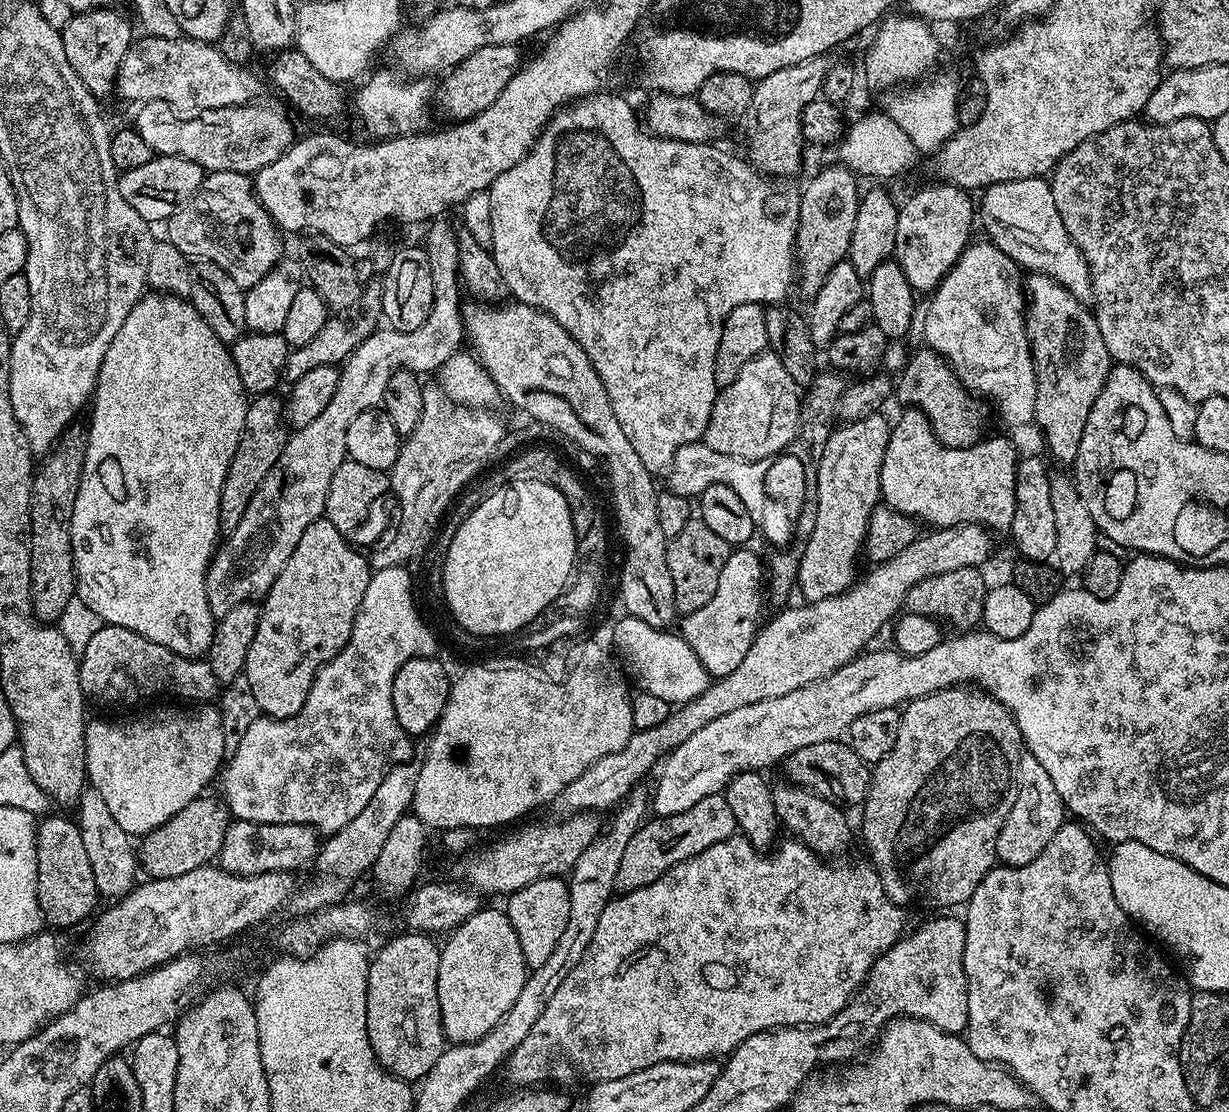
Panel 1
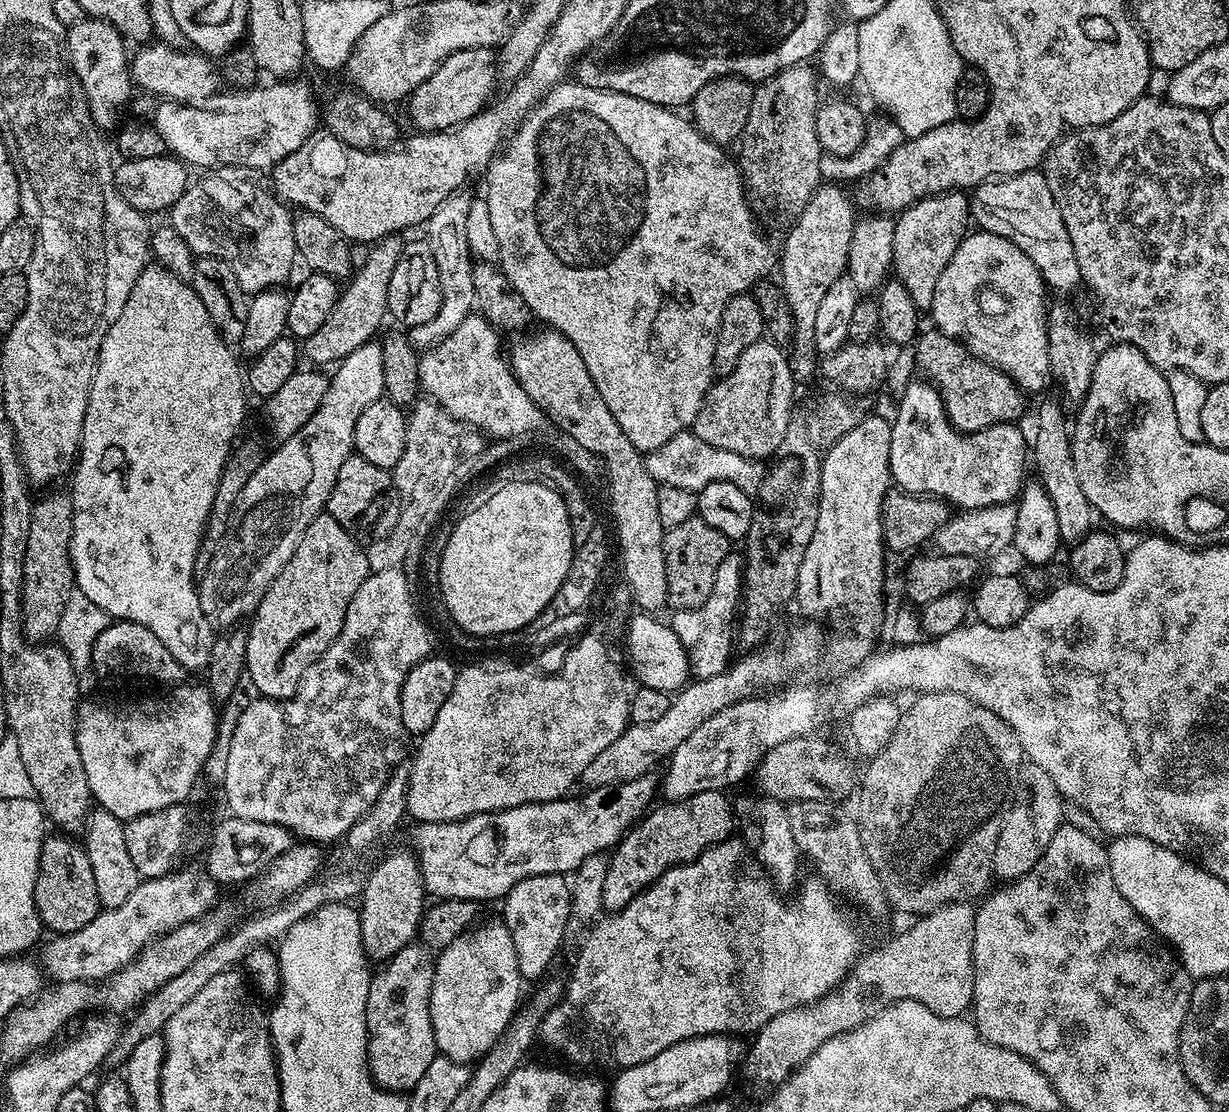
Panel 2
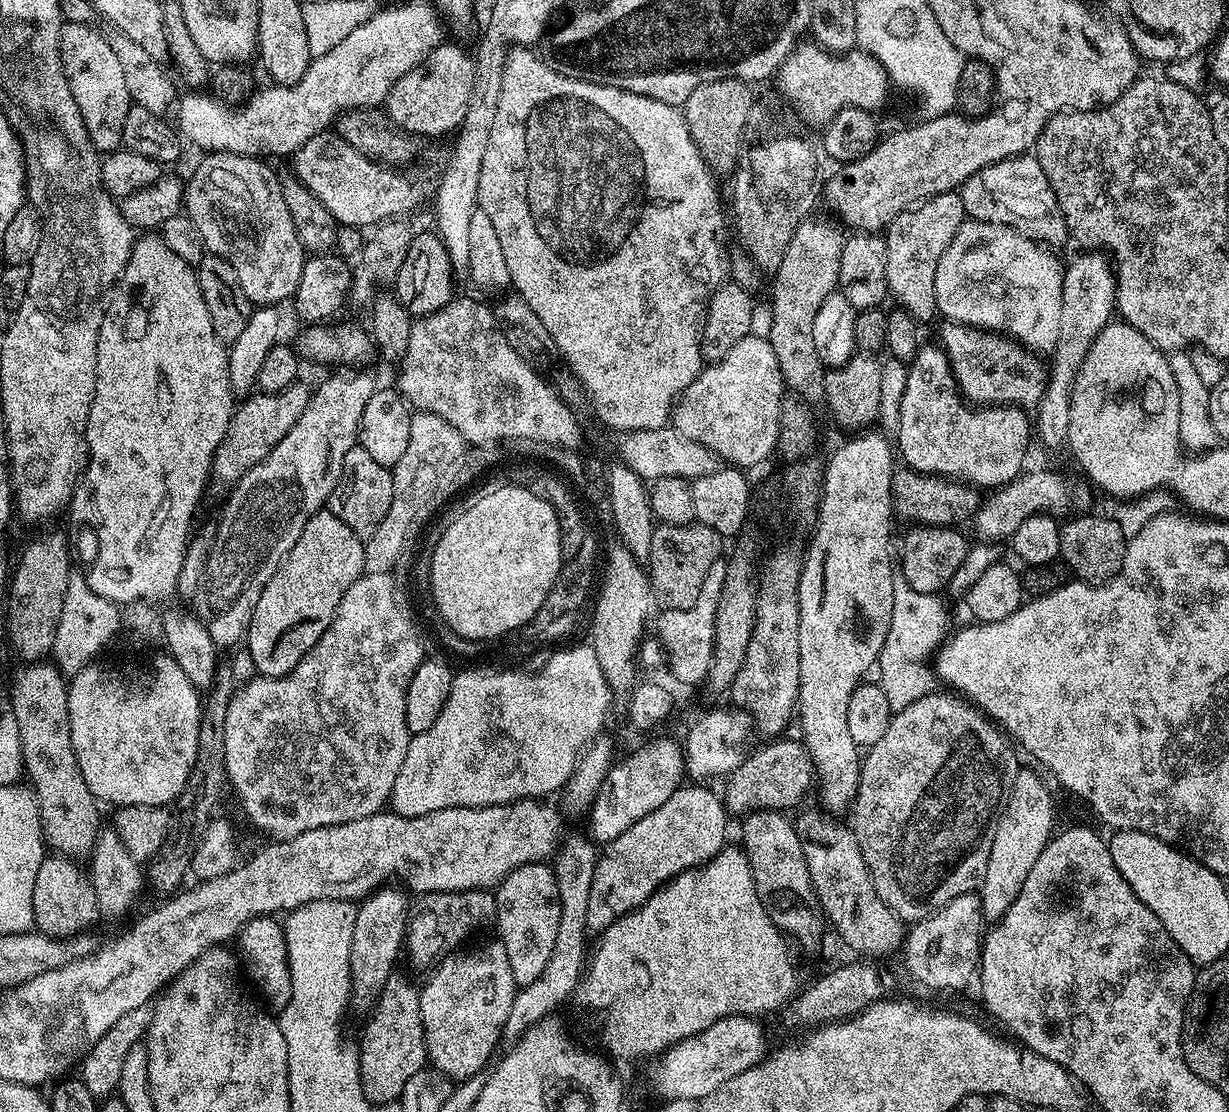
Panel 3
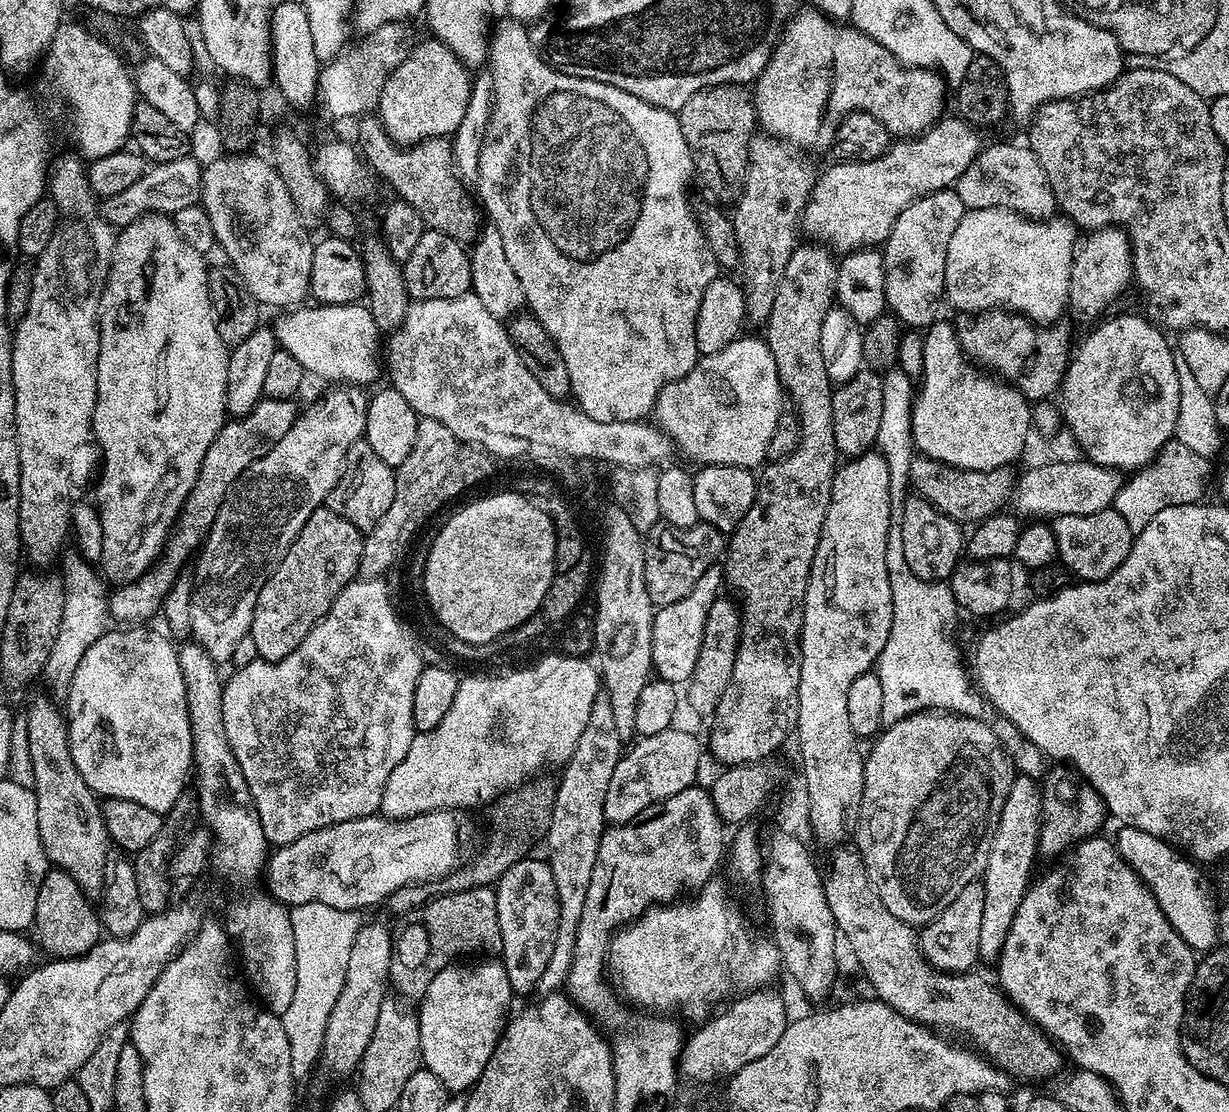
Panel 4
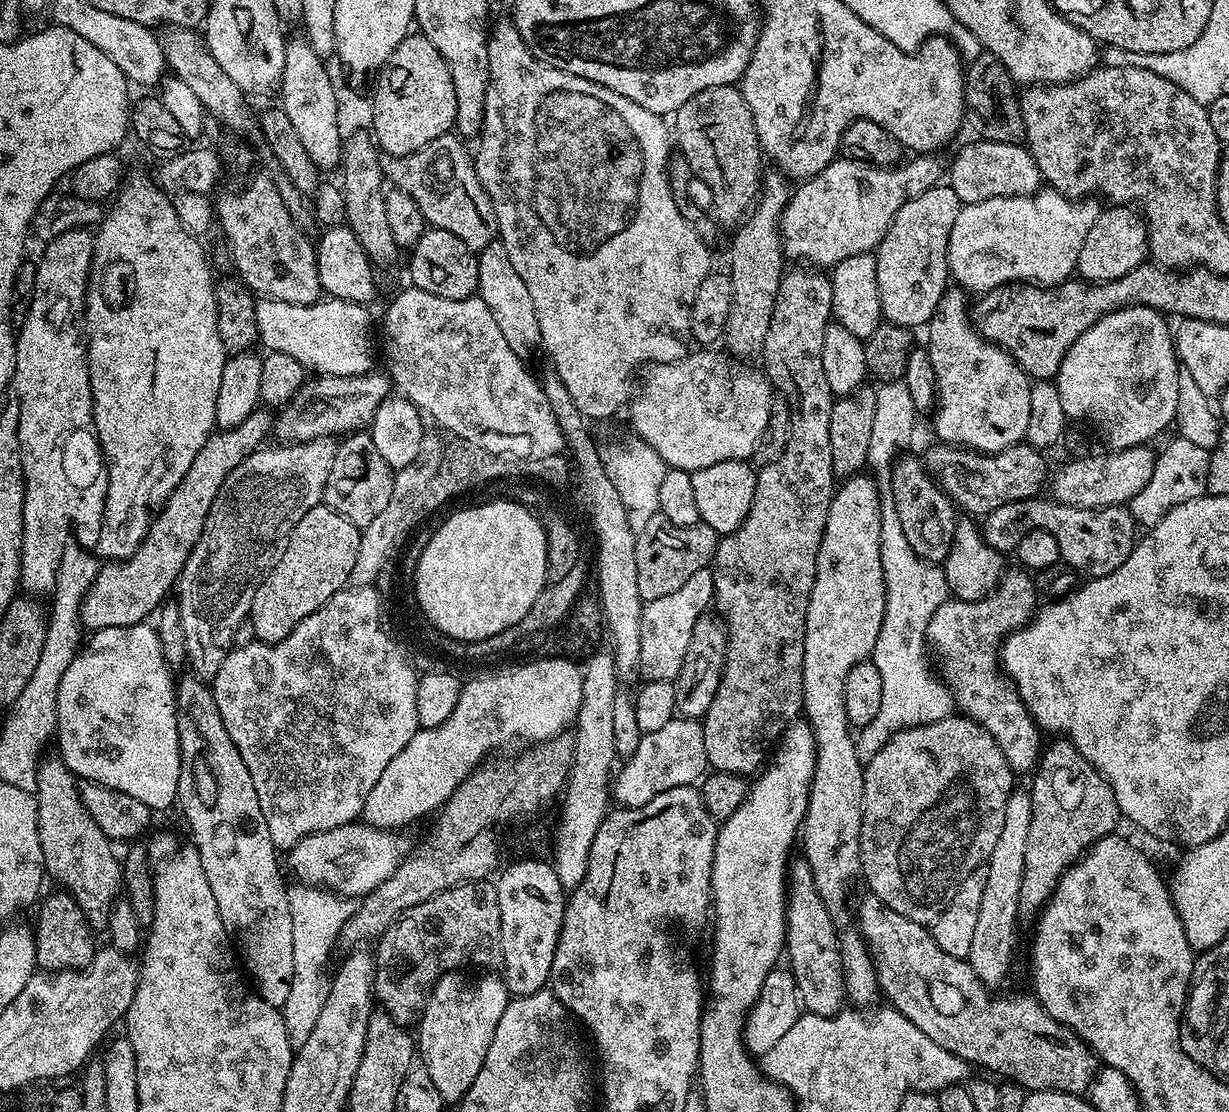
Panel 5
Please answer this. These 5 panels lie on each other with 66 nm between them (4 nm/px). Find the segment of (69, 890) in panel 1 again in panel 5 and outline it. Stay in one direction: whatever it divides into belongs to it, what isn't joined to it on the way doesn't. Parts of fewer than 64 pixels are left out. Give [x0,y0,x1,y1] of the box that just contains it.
[34,891,98,973]

